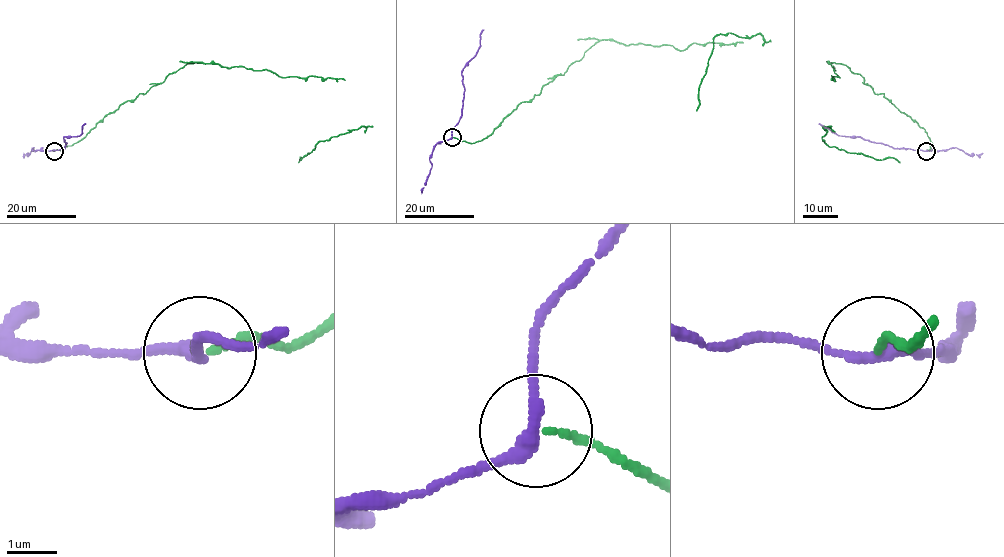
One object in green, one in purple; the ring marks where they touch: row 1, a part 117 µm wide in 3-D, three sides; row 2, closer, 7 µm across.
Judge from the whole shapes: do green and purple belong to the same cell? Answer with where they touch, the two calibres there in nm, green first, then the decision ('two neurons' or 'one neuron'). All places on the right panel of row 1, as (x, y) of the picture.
at (926, 151); 120 nm thick on the green side, 240 nm on the other; two neurons

